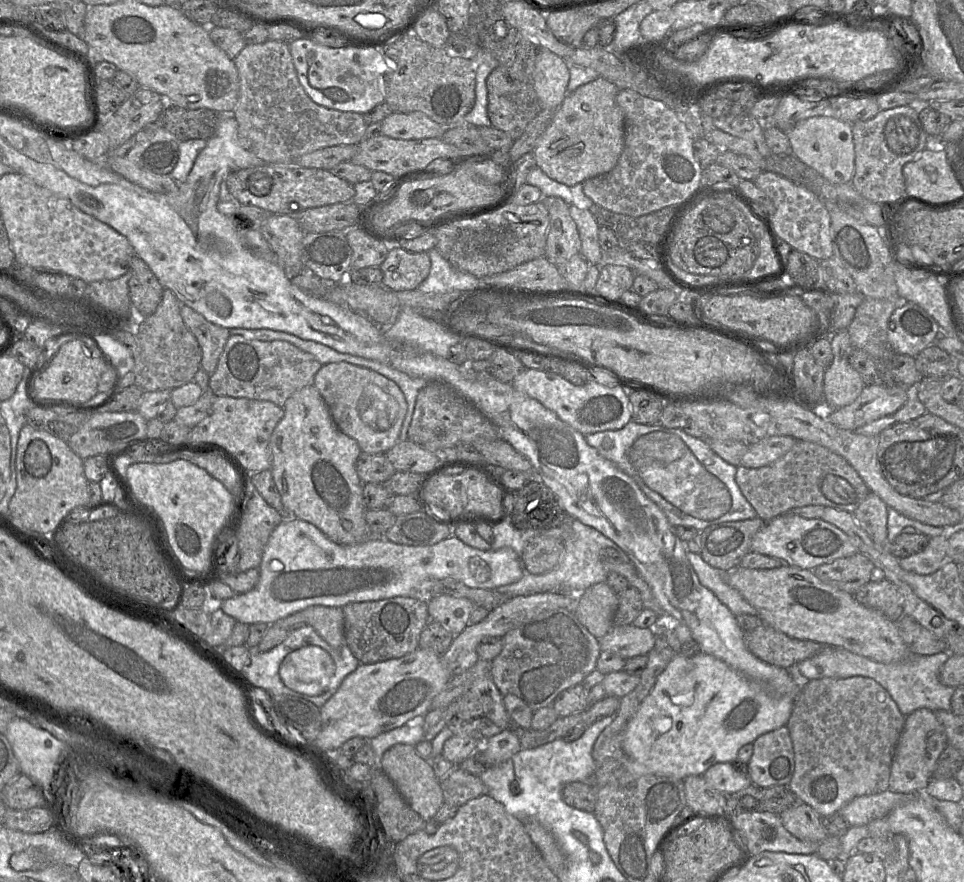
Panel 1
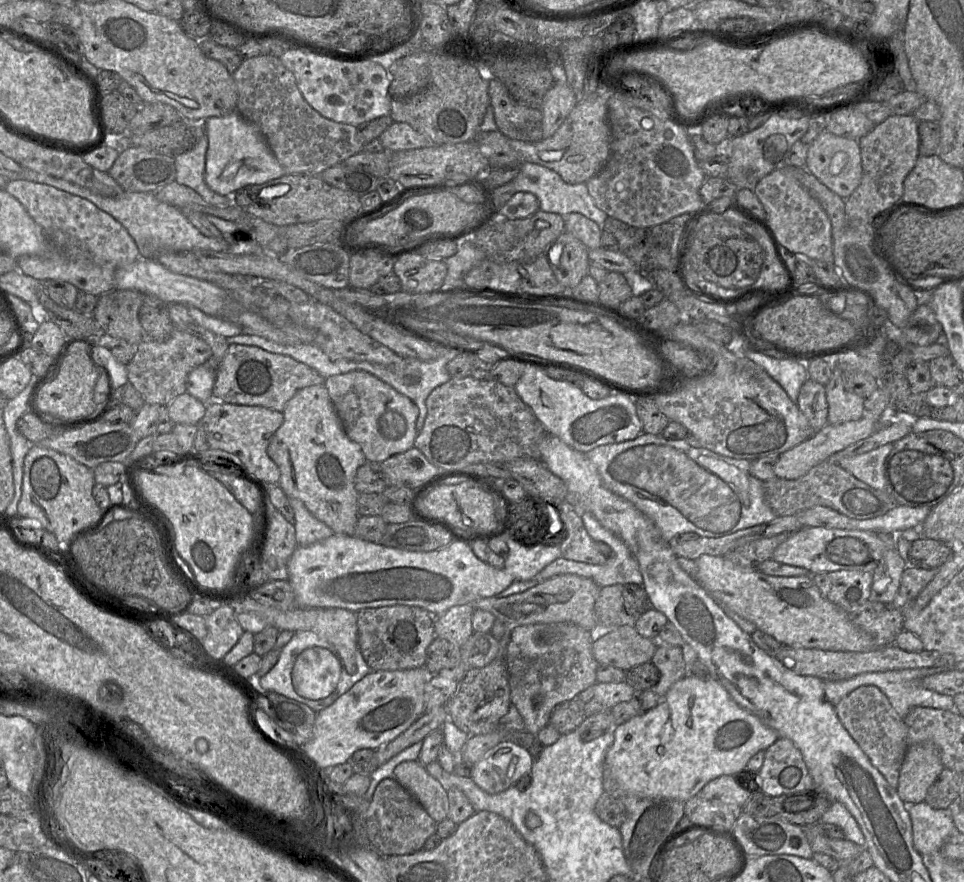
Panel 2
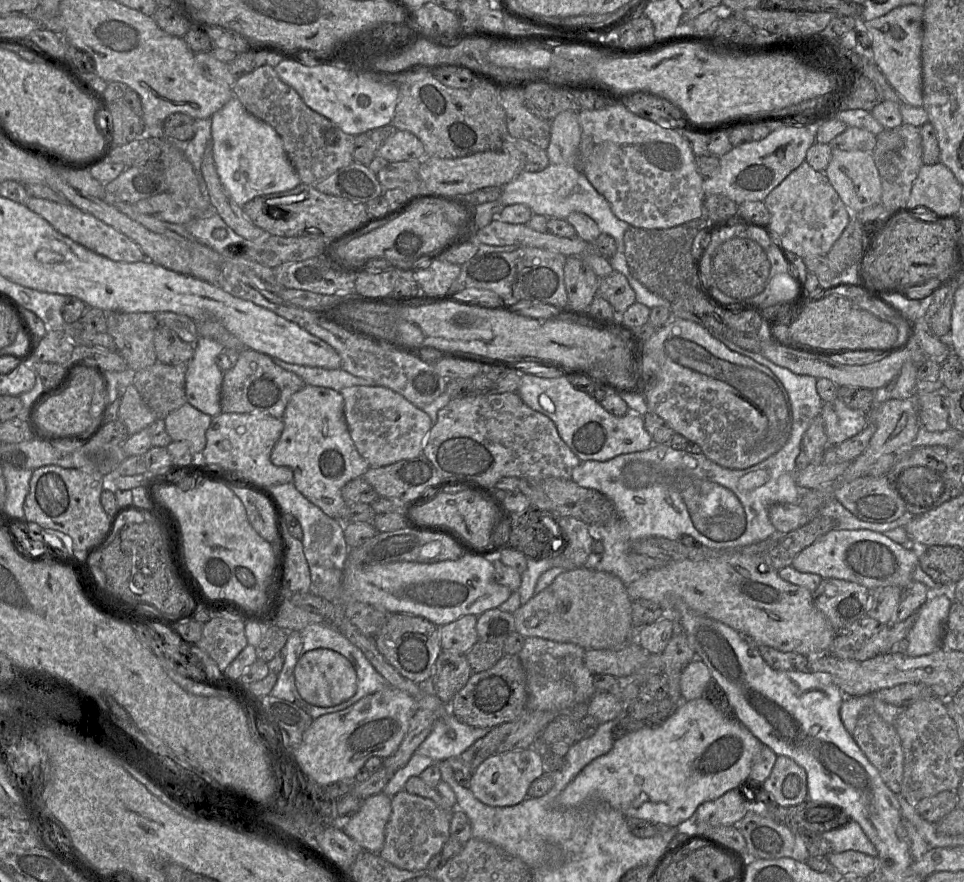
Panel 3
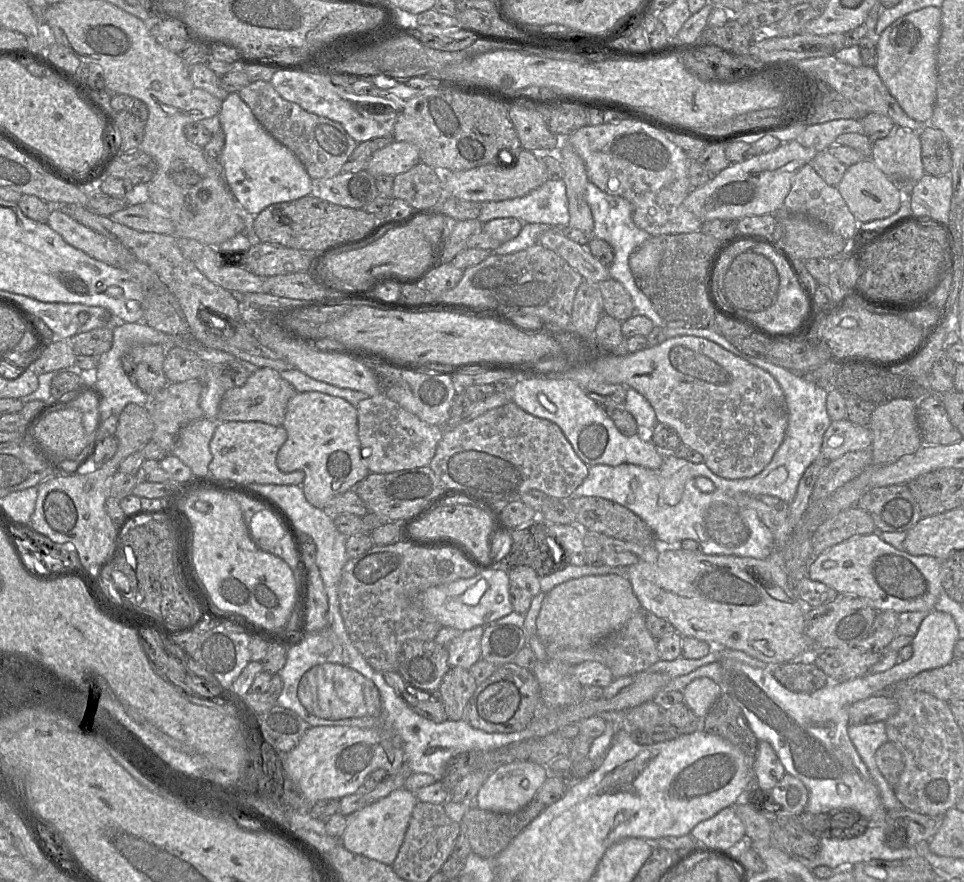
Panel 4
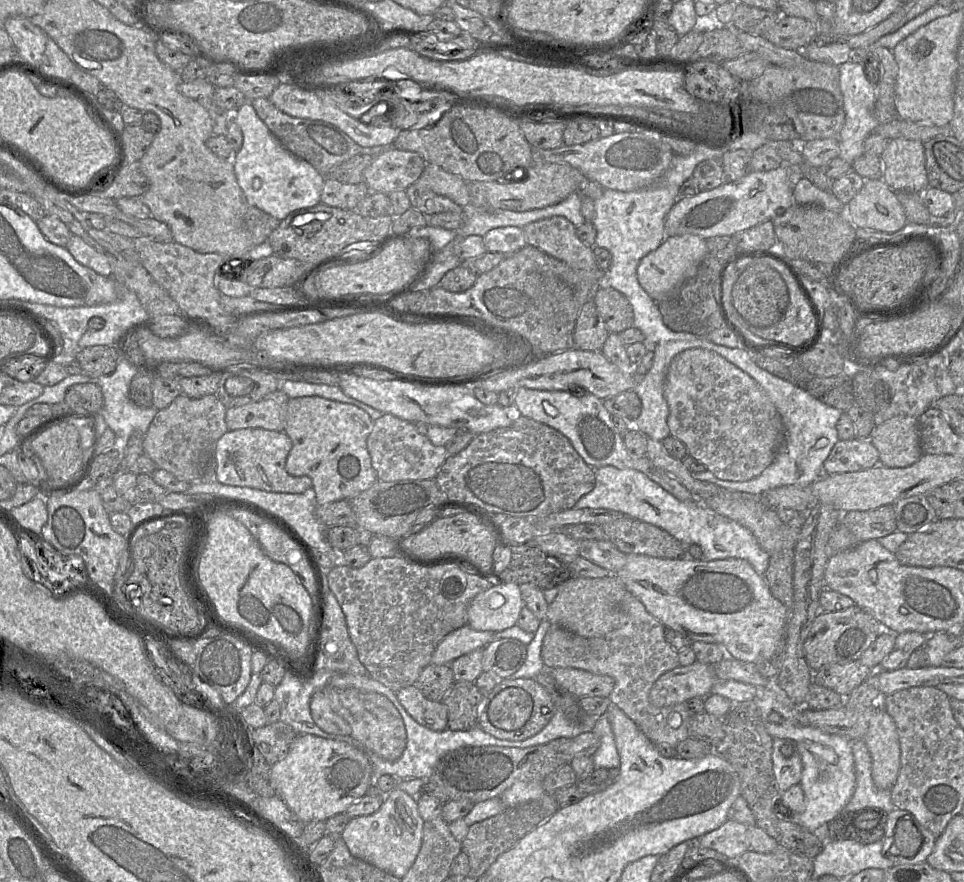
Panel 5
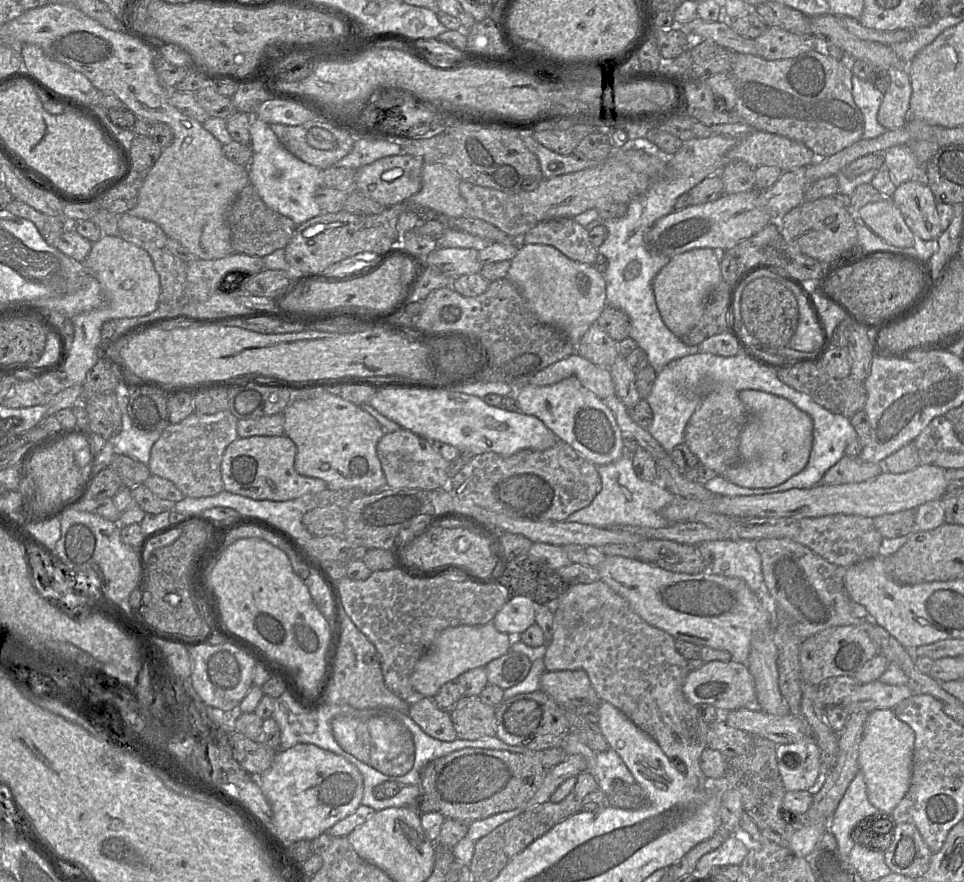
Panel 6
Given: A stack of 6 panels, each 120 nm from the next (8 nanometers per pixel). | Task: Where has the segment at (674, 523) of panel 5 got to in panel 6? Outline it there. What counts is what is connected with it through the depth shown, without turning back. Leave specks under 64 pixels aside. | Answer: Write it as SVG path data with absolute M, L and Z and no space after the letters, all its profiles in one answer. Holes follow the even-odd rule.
M625 452L618 460L596 467L601 478L600 492L587 507L570 514L566 521L606 529L626 525L662 528L674 524L664 518L662 510L674 500L675 495L659 481L650 482L639 478L630 454ZM724 539L705 543L714 554L714 561L708 565L710 573L743 580L762 602L769 603L761 557L755 547L755 541Z

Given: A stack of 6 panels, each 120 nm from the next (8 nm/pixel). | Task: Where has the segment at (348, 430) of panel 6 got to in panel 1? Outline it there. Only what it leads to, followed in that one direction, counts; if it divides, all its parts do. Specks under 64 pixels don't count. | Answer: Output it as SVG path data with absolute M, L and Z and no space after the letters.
M310 385L305 386L302 389L294 392L286 400L283 409L284 409L284 416L277 424L271 435L270 448L272 454L271 471L275 485L281 495L281 499L285 509L288 512L293 512L297 518L315 525L321 532L325 534L326 537L328 537L330 540L338 544L345 544L345 545L361 544L370 541L372 539L384 539L384 538L373 538L373 533L371 532L365 519L365 512L367 511L367 509L365 507L363 499L364 483L360 480L356 471L356 461L361 454L361 449L356 440L349 437L338 428L338 426L336 425L331 416L327 404L325 403L318 389L315 386Z

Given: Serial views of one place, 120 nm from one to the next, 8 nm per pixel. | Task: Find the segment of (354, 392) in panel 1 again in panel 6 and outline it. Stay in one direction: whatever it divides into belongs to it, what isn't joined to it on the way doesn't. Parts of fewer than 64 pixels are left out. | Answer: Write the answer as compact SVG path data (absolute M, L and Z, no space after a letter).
M406 429L385 433L377 444L386 483L393 488L434 490L447 485L449 462L431 445L431 441Z

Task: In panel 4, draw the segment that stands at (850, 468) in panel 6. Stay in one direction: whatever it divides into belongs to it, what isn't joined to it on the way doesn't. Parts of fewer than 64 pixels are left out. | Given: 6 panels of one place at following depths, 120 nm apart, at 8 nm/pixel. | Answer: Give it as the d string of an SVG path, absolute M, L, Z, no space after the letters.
M846 418L831 421L823 435L821 453L827 461L831 461L847 452L867 449L871 445L870 428L856 425Z

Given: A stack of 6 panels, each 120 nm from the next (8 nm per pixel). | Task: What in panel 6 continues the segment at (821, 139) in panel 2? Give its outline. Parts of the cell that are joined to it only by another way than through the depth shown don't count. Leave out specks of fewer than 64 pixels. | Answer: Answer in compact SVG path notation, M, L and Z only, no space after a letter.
M892 197L867 203L860 208L859 216L864 225L888 244L901 248L914 245L914 234Z

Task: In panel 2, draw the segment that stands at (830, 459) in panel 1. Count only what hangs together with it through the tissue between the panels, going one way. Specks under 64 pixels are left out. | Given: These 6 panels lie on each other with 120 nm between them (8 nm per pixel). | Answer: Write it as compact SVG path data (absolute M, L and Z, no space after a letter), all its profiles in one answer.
M823 461L797 479L775 477L764 481L765 500L777 515L792 515L814 506L836 510L852 519L866 520L883 516L898 504L893 495L877 490L857 479L836 461Z

